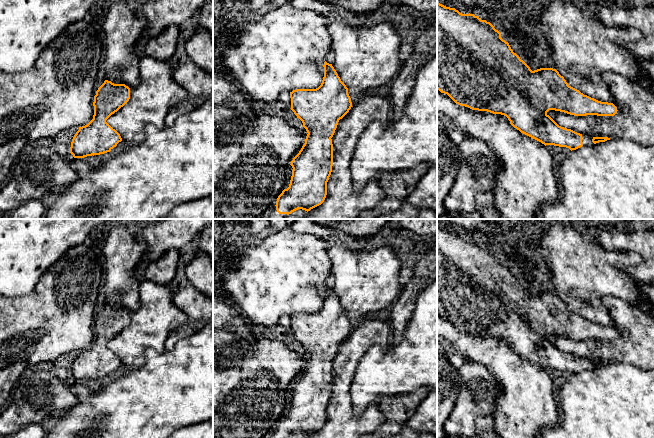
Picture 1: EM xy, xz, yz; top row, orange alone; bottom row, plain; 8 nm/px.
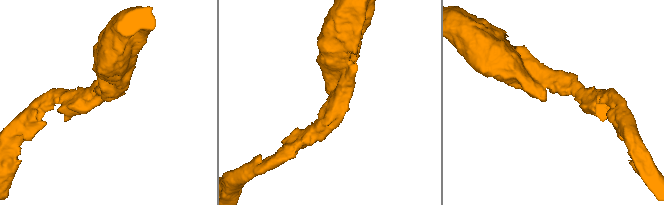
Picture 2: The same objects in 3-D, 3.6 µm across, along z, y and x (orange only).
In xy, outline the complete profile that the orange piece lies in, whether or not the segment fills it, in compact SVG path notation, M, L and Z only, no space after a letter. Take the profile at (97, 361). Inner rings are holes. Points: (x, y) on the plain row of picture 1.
M105 304L94 320L93 343L79 351L74 359L70 377L74 382L100 379L110 376L122 365L120 358L106 344L130 323L130 312Z

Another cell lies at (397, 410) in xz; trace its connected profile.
M420 387L411 393L384 396L380 403L380 410L385 417L385 422L376 431L364 434L360 438L385 438L397 434L429 392L429 388Z

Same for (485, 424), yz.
M481 416L476 419L476 435L480 438L499 438L494 429L494 416Z

